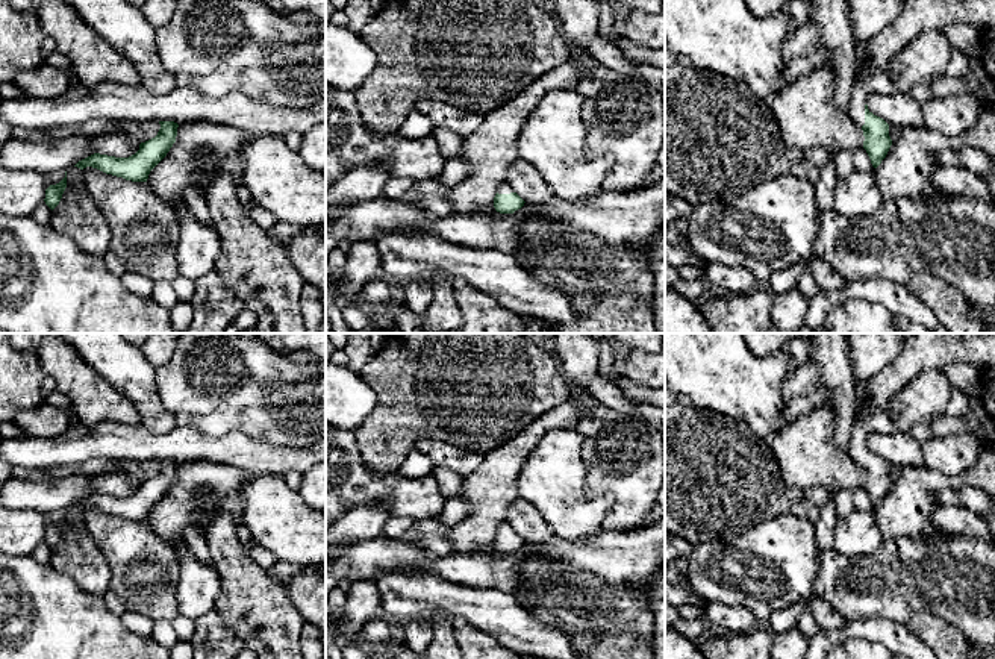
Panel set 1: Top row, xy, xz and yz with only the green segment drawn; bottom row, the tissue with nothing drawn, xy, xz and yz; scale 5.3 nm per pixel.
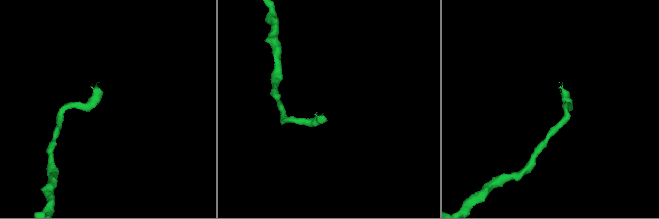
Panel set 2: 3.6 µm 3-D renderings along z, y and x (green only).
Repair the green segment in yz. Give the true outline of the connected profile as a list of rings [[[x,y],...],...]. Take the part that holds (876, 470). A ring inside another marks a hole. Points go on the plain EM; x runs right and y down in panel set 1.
[[[930,370],[907,383],[889,408],[883,408],[868,418],[854,418],[850,453],[863,470],[863,488],[874,508],[886,497],[892,479],[889,464],[868,448],[868,435],[886,430],[910,432],[921,418],[942,417],[950,397],[951,385],[947,376],[942,371]]]

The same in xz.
[[[507,521],[501,523],[494,536],[494,547],[500,553],[513,553],[524,545],[524,539],[510,527]]]

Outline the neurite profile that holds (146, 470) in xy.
[[[126,461],[121,462],[117,468],[135,476],[139,482],[145,482],[158,474],[161,464],[158,461]]]

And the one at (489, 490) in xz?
[[[575,395],[568,403],[545,412],[515,435],[509,442],[486,453],[479,468],[463,477],[463,486],[459,497],[471,506],[471,514],[450,527],[450,542],[456,551],[473,553],[479,550],[489,551],[492,548],[497,529],[507,518],[507,508],[519,497],[518,479],[527,456],[548,430],[563,427],[575,429],[585,406],[585,400]]]

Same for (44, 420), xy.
[[[47,400],[17,414],[14,424],[29,438],[56,438],[71,426],[71,412]]]

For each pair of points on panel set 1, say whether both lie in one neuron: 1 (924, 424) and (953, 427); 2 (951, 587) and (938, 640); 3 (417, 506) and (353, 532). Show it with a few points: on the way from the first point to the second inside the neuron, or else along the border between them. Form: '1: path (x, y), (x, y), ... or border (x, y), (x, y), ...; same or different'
1: path (932, 426), (945, 426); same
2: border (907, 620), (933, 612), (968, 643); different
3: border (353, 508), (379, 503), (389, 515); different

